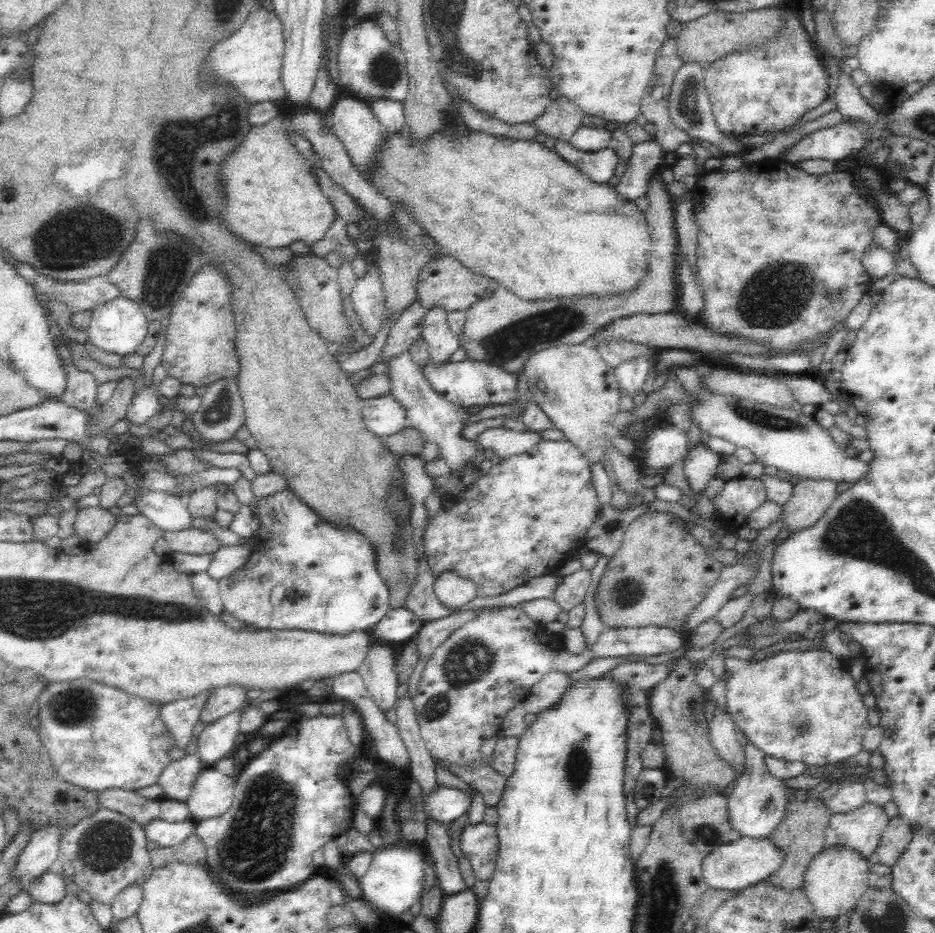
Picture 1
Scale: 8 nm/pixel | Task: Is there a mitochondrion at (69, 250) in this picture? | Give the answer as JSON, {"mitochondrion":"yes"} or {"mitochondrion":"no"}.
{"mitochondrion":"yes"}

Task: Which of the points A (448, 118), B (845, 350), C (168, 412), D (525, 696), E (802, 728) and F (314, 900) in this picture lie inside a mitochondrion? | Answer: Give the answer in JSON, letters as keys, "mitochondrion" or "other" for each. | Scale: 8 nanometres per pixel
{"A":"mitochondrion","B":"other","C":"other","D":"other","E":"mitochondrion","F":"other"}

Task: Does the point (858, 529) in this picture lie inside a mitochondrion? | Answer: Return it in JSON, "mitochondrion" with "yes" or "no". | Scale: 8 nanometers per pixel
{"mitochondrion":"yes"}

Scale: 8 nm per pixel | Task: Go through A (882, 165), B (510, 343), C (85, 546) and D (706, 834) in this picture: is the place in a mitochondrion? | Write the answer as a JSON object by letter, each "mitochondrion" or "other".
{"A":"other","B":"mitochondrion","C":"other","D":"mitochondrion"}

